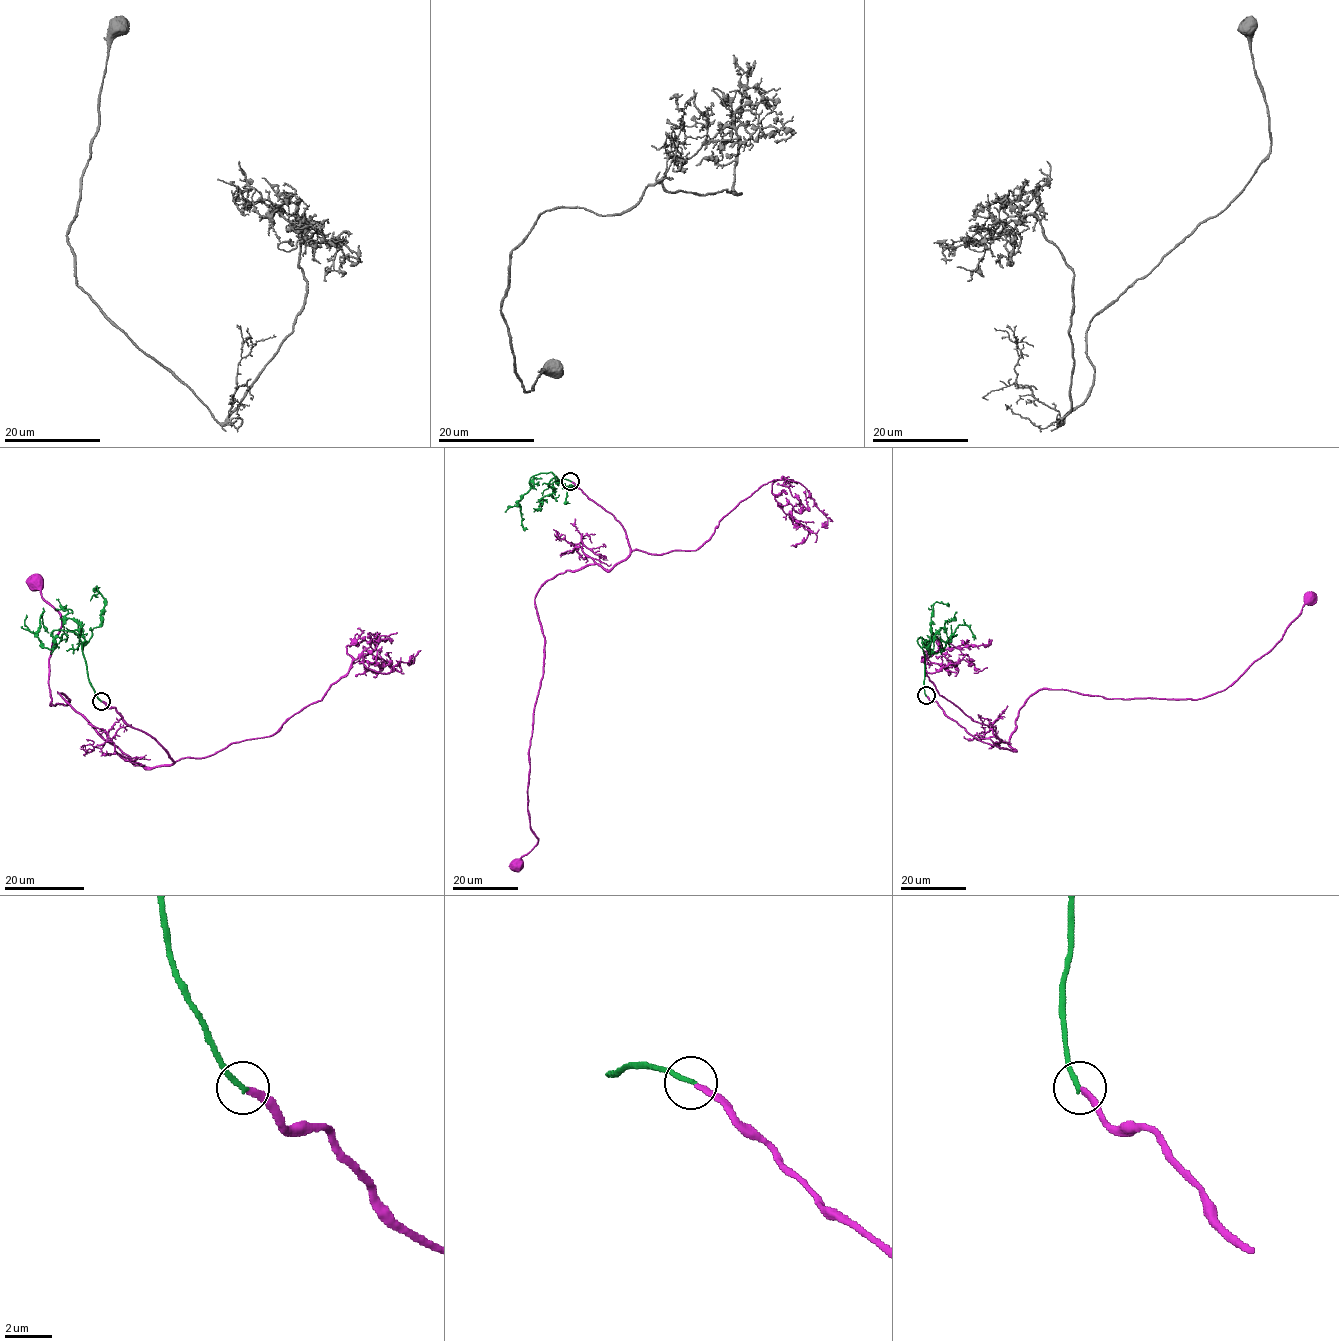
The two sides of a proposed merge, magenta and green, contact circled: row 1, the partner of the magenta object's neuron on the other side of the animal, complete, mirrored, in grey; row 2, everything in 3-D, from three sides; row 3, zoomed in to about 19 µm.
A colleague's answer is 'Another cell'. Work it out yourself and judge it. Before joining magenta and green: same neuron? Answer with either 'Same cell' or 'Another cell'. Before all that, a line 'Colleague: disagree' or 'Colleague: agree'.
Colleague: agree
Another cell

